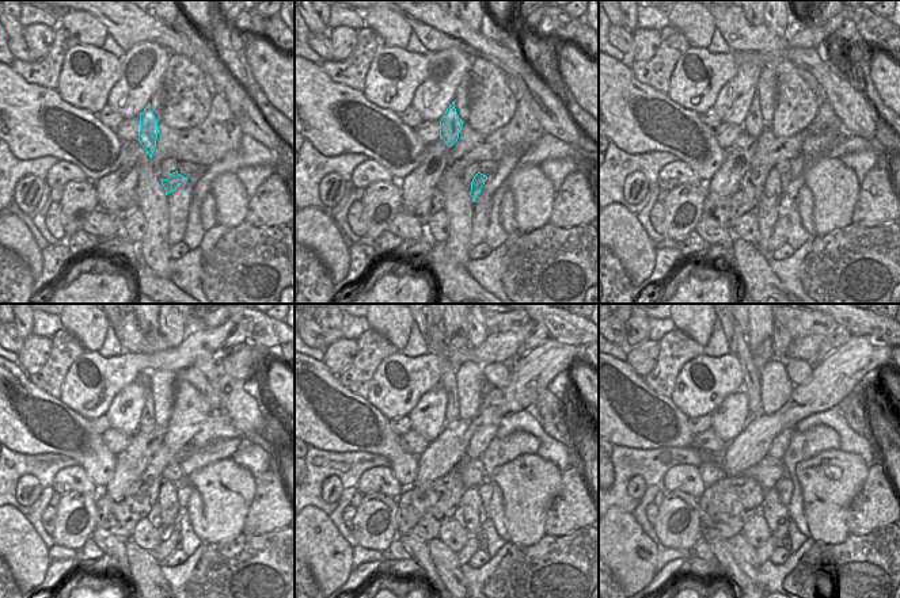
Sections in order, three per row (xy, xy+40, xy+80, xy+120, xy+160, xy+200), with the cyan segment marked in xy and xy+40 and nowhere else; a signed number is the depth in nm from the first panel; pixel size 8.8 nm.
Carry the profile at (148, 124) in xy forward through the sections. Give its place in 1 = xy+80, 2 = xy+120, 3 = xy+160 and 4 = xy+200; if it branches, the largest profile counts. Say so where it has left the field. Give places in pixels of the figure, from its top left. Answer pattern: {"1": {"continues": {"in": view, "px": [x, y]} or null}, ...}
{"1": {"continues": {"in": "xy+80", "px": [754, 125]}}, "2": {"continues": {"in": "xy+120", "px": [147, 421]}}, "3": {"continues": {"in": "xy+160", "px": [447, 374]}}, "4": {"continues": {"in": "xy+200", "px": [751, 376]}}}

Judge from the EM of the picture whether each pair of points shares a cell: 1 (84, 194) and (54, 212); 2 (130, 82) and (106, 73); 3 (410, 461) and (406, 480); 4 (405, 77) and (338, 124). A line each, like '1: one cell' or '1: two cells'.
1: two cells
2: two cells
3: one cell
4: two cells

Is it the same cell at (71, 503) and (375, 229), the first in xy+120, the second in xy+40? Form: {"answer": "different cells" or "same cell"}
{"answer": "same cell"}

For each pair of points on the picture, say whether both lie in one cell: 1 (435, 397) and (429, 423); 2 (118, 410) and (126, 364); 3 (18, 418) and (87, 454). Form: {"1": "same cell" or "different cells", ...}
{"1": "same cell", "2": "different cells", "3": "same cell"}

